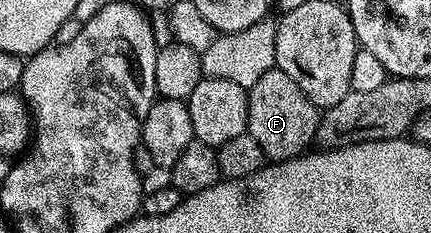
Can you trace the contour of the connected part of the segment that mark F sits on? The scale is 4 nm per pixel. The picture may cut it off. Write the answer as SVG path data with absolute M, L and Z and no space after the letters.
M277 66L269 68L260 78L260 82L249 88L246 97L246 131L252 138L256 138L256 142L260 142L260 150L266 155L267 161L293 160L315 143L320 109Z

